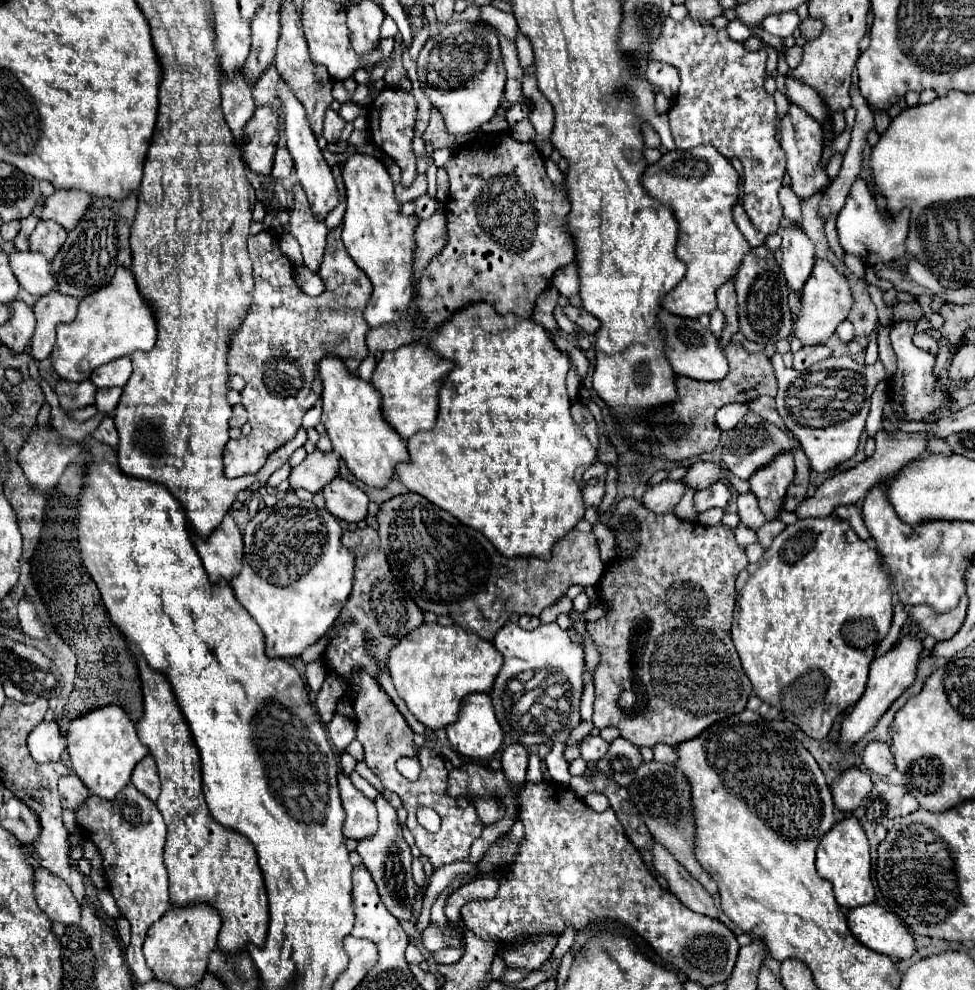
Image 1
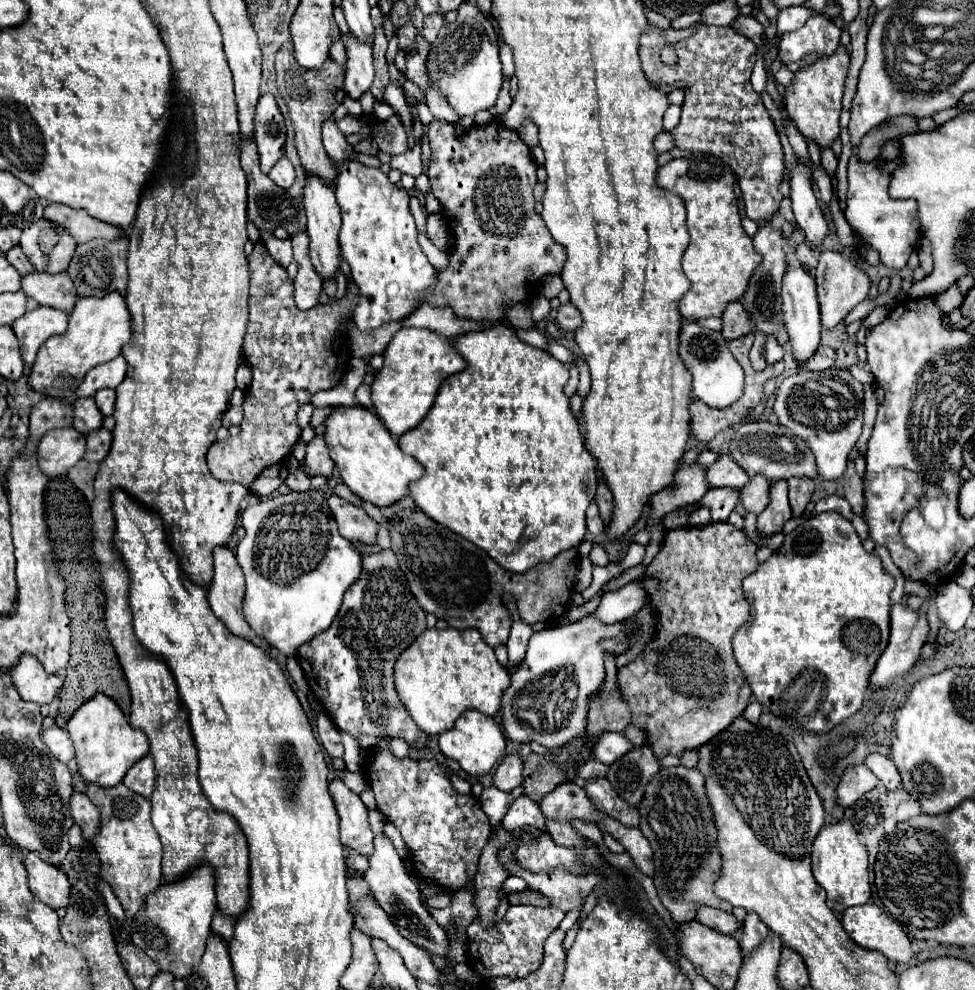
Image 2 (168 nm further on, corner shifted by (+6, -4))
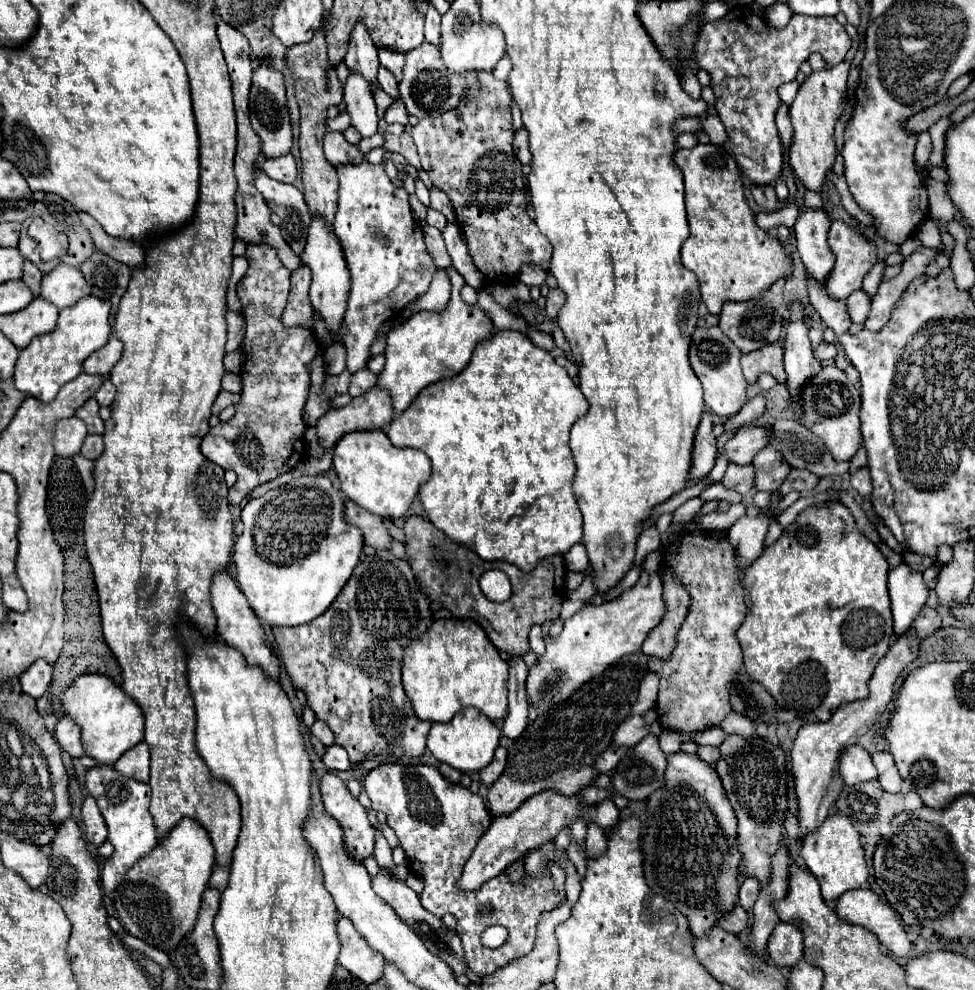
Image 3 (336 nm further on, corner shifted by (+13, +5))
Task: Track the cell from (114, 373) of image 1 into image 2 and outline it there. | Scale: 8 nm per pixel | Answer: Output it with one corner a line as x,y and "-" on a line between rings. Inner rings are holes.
118,355
116,359
112,361
106,361
106,363
100,363
96,367
92,367
84,381
80,383
76,395
78,397
92,397
98,389
104,389
104,387
118,387
126,377
126,359
122,355

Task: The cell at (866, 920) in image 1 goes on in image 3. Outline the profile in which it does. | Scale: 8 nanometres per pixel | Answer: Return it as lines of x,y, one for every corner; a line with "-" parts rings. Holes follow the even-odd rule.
849,890
845,892
839,900
837,900
837,908
835,908
837,916
843,920
843,922
849,922
849,924
857,924
857,926
863,926
867,928
871,934
875,934
879,938
879,942
895,956
907,956
909,950
911,950
911,942
907,940
907,934
905,934
905,928
901,926
899,918
897,918
897,912
879,896
875,894
873,890

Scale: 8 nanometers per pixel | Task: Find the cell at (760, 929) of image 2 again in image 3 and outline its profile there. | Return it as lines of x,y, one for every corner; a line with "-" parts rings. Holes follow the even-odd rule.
745,878
745,882
739,888
739,904
747,910
747,914
753,912
753,906
755,906
755,900
757,900
759,892
761,892
761,888
759,888
757,880

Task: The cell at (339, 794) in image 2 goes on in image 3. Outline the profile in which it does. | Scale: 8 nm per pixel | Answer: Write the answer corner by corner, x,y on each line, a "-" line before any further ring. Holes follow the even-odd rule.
327,772
321,778
321,796
323,796
323,804
329,816
333,816
343,828
345,828
345,842
349,844
349,852
353,852
357,856
357,860
363,860
367,856
373,854
373,826
367,818
367,810
359,804
357,798
351,796
347,784
333,772

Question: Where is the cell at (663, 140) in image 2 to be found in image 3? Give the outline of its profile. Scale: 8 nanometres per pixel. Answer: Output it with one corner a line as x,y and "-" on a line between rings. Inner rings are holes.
683,118
683,120
677,120
677,122
675,122
675,132
677,132
677,134
697,132
697,130
701,130
701,126
699,126
699,122
693,120
693,118

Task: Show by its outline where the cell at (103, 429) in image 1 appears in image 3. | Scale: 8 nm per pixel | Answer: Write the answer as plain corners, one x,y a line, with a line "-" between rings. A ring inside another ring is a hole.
89,434
81,446
81,454
89,460
97,460
97,456
101,456
101,448
103,448
103,438
97,434

